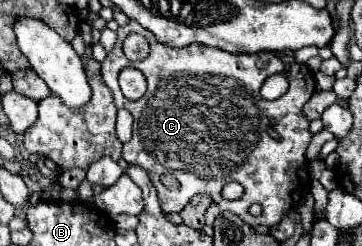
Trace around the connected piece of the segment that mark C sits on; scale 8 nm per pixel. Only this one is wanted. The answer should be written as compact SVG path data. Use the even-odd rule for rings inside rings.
M131 20L127 26L121 26L117 30L117 44L111 52L107 52L107 58L101 62L103 82L111 88L113 98L115 98L115 106L129 110L133 116L133 136L129 142L123 144L123 160L147 170L153 186L157 188L163 212L167 212L167 214L169 212L181 212L193 196L205 194L211 198L211 206L205 212L207 224L213 224L219 214L229 210L229 212L241 216L249 226L265 224L271 228L285 216L287 210L291 210L299 204L301 196L309 190L305 150L307 150L309 140L311 140L309 122L307 122L307 118L303 118L301 108L311 98L311 94L315 92L315 76L307 64L293 62L287 66L289 90L273 102L261 98L259 88L265 82L265 78L281 72L283 68L285 68L285 62L271 52L233 54L225 52L225 50L209 48L209 46L197 46L197 44L185 46L185 48L163 46L161 42L157 42L157 38L149 30L139 26L135 20ZM133 32L143 34L151 46L149 56L141 62L127 60L123 50L121 50L121 44L127 38L127 34L133 34ZM125 66L141 70L143 76L147 78L147 92L141 100L131 102L121 94L121 88L117 84L117 76L119 76L121 68L125 68ZM271 122L275 122L275 126L273 126L275 136L267 134L267 126ZM165 174L171 174L179 182L179 186L167 188L161 180L161 176L165 176ZM231 180L239 182L245 188L245 194L239 200L225 200L221 196L223 184L231 182ZM251 204L261 204L263 214L253 216L249 212Z

